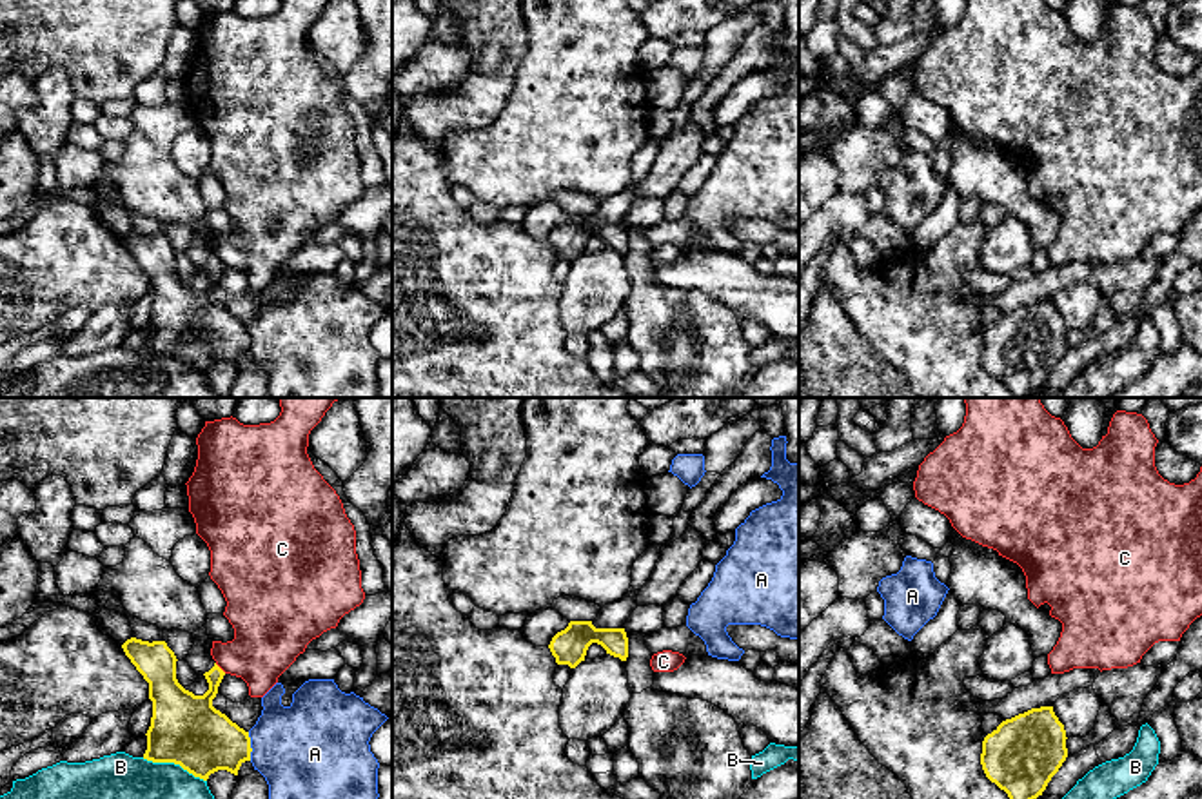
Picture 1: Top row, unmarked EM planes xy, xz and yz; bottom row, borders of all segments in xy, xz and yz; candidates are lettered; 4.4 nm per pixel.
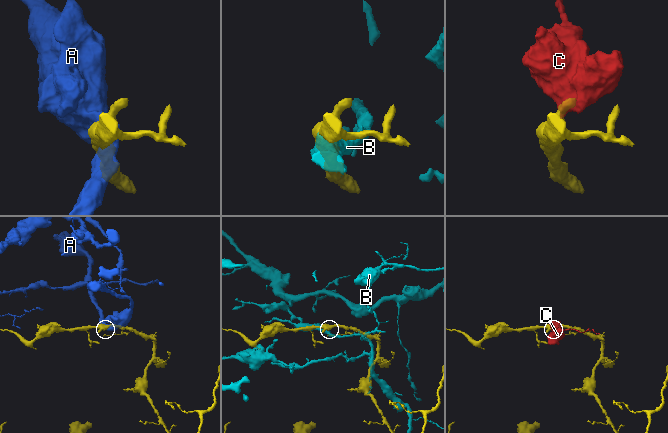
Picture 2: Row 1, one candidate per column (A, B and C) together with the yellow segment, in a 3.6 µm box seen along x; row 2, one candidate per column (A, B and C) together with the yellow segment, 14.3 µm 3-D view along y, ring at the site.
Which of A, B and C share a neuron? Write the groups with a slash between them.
A / B / C

